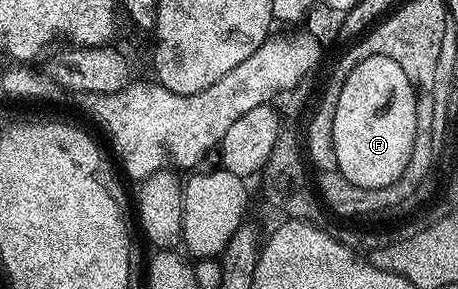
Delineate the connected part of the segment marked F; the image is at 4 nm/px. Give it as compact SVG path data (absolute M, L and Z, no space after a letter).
M371 57L347 74L333 123L336 169L344 178L359 187L389 186L403 174L416 133L417 92L399 62Z

